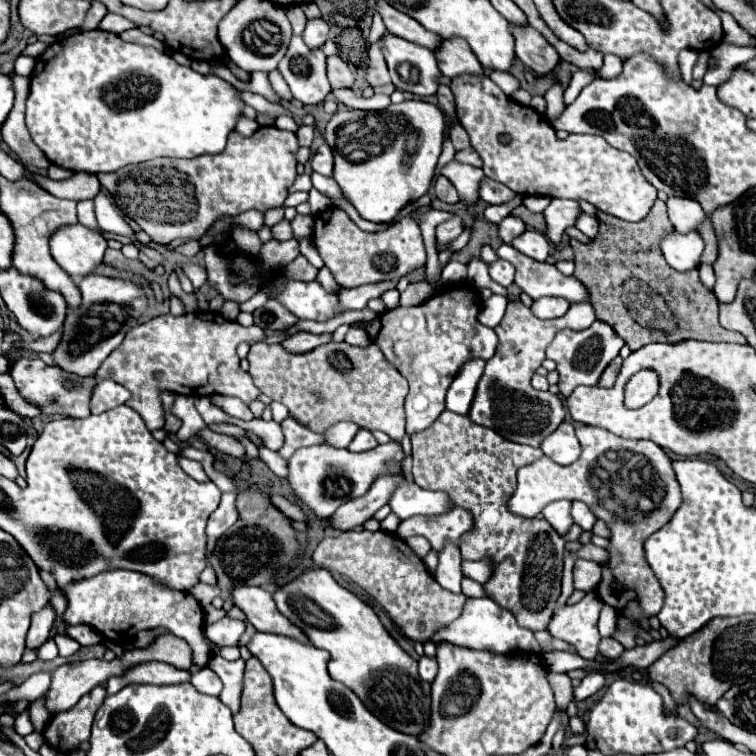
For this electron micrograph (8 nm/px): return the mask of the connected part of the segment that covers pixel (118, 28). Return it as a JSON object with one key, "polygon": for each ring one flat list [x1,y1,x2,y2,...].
{"polygon":[[107,13,107,15,103,17,103,21,99,23,99,27,101,27,103,31,121,33,121,31,125,31,125,29,133,29,133,27,137,27,137,25,135,25,135,23,131,23,129,19,123,19,121,15,113,15,113,13]]}

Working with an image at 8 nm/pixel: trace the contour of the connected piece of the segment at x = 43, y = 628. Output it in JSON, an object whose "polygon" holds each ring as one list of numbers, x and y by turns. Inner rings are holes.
{"polygon":[[47,605,41,611,31,615,31,629,27,635,29,649,37,649,49,637,53,621,55,621,55,607,53,605]]}

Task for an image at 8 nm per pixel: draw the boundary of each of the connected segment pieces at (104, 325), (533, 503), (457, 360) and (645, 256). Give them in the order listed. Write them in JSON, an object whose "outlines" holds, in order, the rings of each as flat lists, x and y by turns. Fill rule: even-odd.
{"outlines":[[[87,275,85,279,81,279,79,289,83,301,77,309,69,309,63,325,63,339,53,357,65,371,71,371,75,375,95,375,103,359,115,347,119,347,129,329,139,323,139,317,147,311,149,303,141,285,121,277]],[[577,423,575,431,583,449,581,457,571,465,559,465,549,457,543,457,521,467,517,471,519,485,509,501,509,509,523,517,537,517,547,503,557,499,587,503,597,519,603,519,611,529,609,561,603,565,597,595,603,603,615,607,621,617,625,615,623,607,629,599,639,601,647,617,657,615,663,607,665,595,659,579,645,559,645,541,683,505,683,495,671,465,673,461,665,449,651,441,623,439,603,427,585,423],[621,495,631,497,633,503,627,503],[605,497,611,497,611,501,617,503,605,503],[613,595,617,595,619,601,613,601]],[[443,289,417,307,399,307,387,311,373,321,361,323,369,339,383,351,385,359,409,381,409,395,405,399,407,435,427,429,445,409,445,393,455,377,455,371,473,357,491,359,497,347,493,329,477,321,479,297,467,289]],[[661,199,655,201,649,215,639,223,629,223,623,219,617,219,613,215,599,211,599,233,591,243,579,243,571,239,573,249,573,261,575,261,575,277,581,283,587,283,591,287,591,305,597,313,599,321,605,321,613,327,613,331,625,341,625,345,635,351,647,343,679,343,685,339,697,339,697,341,729,341,745,345,747,339,739,333,727,331,717,321,717,299,715,293,709,291,701,279,699,271,689,273,677,273,667,265,663,259,663,253,659,249,659,243,663,235,671,233,671,221,667,217,667,207]]]}

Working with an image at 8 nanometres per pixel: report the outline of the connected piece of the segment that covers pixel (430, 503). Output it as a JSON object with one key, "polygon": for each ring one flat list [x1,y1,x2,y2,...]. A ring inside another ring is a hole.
{"polygon":[[403,481,395,495,389,499,391,511,399,515,399,519,409,519,413,515,443,515,451,505,451,499,441,491,427,491,415,483]]}

